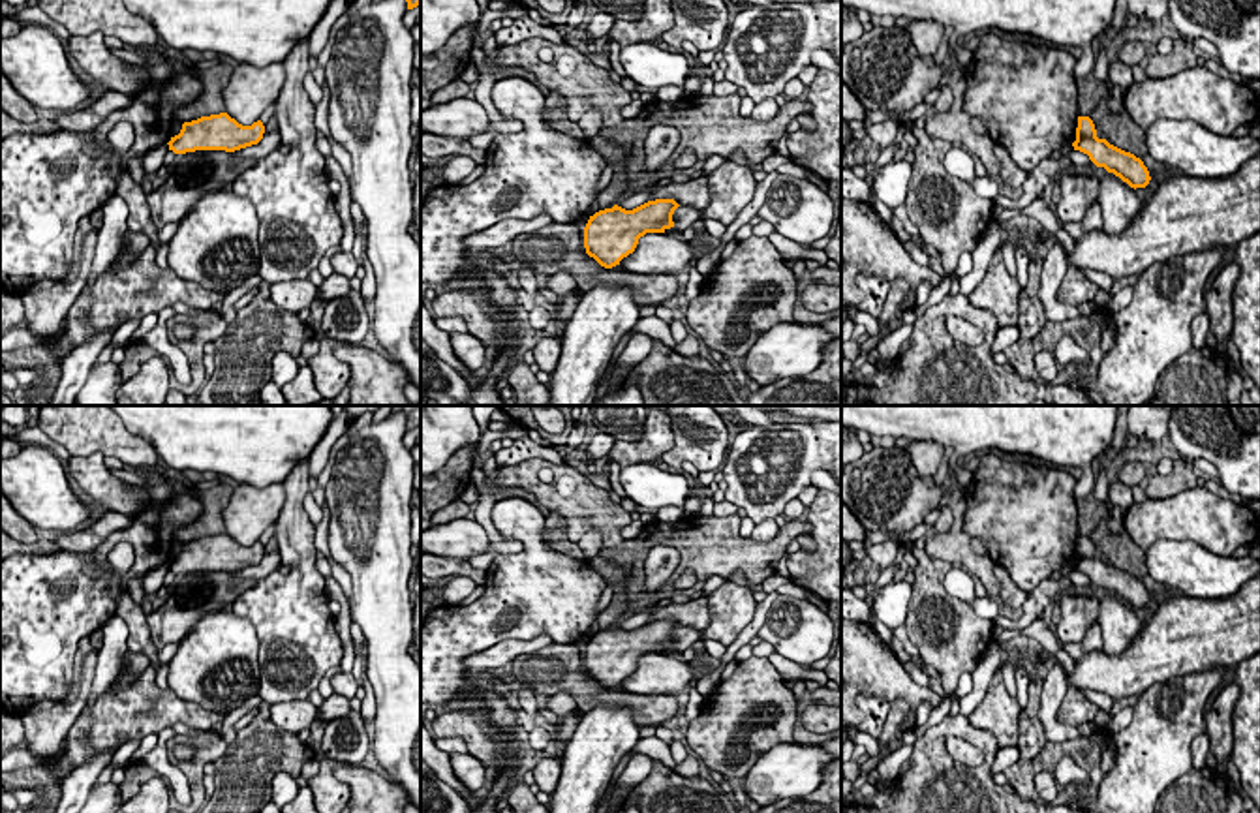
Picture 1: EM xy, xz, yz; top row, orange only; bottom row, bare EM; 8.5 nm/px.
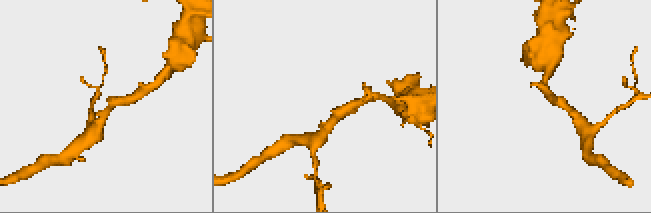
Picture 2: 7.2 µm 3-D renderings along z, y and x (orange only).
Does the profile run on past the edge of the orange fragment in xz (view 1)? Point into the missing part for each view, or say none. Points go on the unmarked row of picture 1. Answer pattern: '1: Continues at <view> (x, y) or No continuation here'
1: No continuation here

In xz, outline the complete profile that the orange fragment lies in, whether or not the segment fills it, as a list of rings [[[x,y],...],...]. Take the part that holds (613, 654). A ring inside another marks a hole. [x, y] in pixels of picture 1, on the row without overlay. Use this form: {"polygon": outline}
{"polygon": [[[674,620],[648,621],[633,631],[618,625],[590,637],[584,648],[584,668],[601,687],[612,689],[635,672],[646,653],[665,653],[674,648]]]}

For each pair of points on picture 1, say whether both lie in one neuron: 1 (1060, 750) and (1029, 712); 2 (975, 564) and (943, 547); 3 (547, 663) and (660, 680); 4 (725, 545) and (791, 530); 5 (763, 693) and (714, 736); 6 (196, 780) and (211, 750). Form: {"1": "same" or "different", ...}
{"1": "different", "2": "same", "3": "different", "4": "same", "5": "same", "6": "same"}

